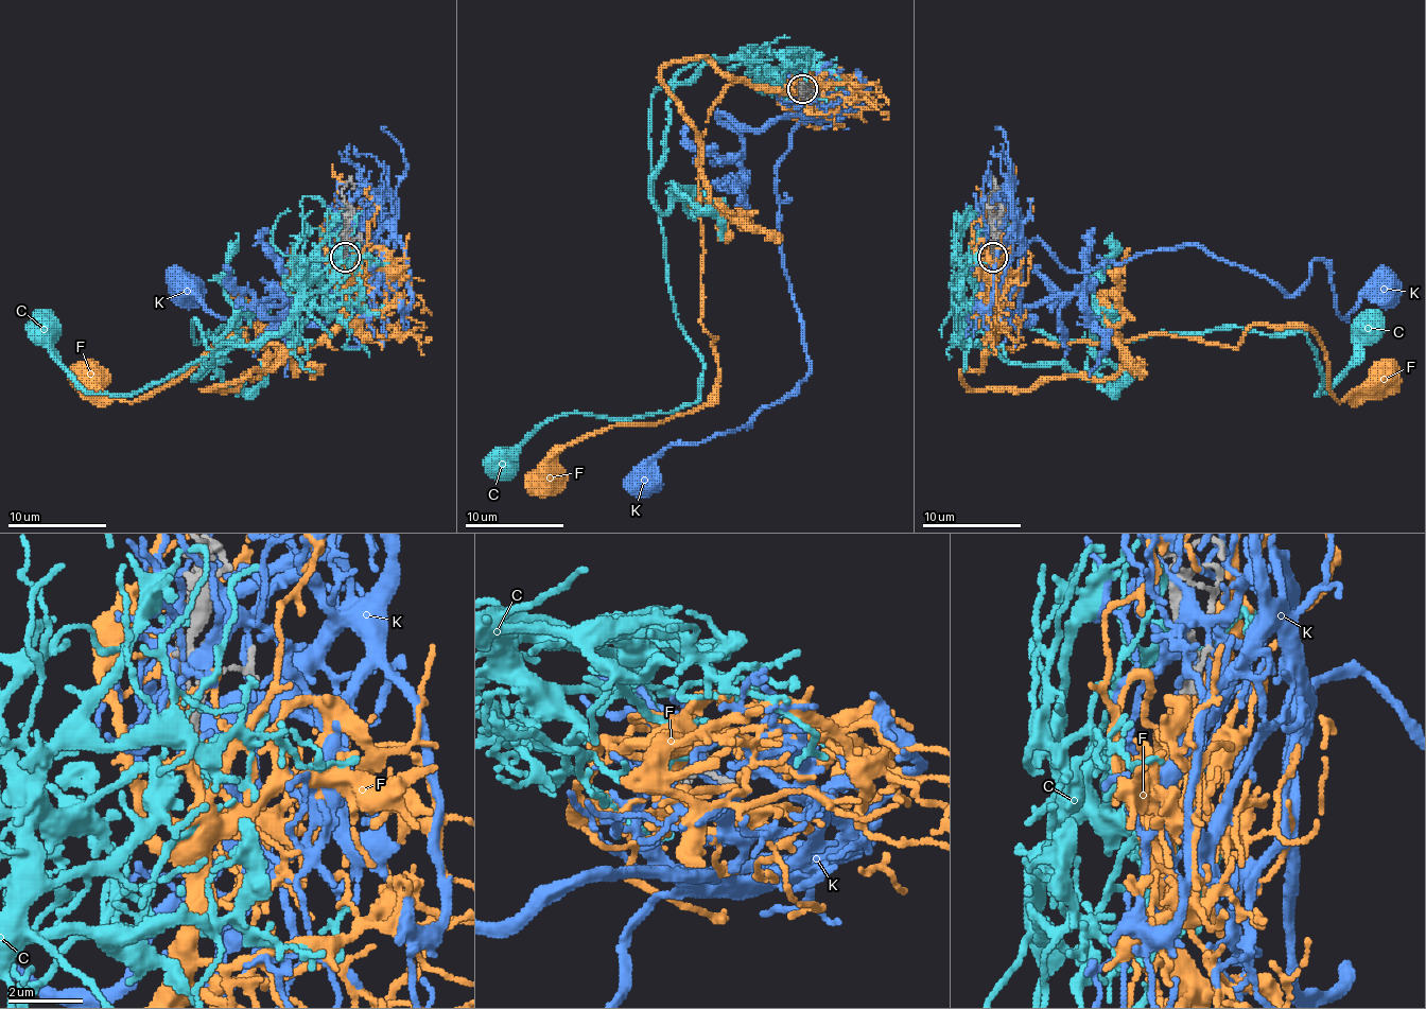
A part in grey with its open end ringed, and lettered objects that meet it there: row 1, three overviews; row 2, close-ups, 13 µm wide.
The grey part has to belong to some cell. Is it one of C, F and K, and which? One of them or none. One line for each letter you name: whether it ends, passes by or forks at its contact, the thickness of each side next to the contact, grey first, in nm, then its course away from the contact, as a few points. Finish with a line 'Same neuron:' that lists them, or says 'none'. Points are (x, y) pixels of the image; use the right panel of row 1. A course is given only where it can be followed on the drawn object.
F: It passes by. Thickness 190 nm (grey) against 180 nm. Its course: (993, 258), (993, 344), (986, 344), (1174, 334), (1233, 347), (1252, 325), (1307, 327), (1339, 401), (1384, 379)
Same neuron: F

